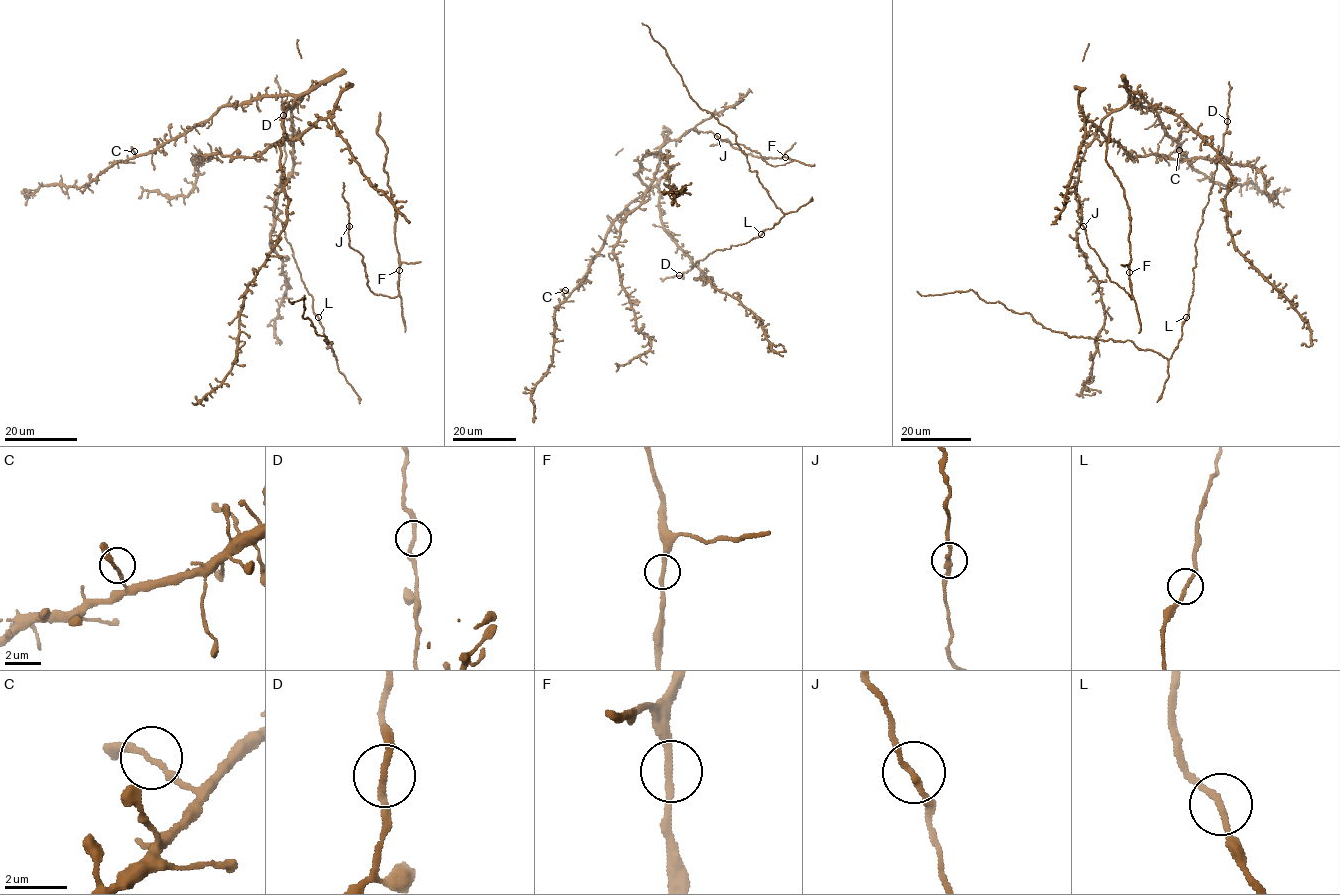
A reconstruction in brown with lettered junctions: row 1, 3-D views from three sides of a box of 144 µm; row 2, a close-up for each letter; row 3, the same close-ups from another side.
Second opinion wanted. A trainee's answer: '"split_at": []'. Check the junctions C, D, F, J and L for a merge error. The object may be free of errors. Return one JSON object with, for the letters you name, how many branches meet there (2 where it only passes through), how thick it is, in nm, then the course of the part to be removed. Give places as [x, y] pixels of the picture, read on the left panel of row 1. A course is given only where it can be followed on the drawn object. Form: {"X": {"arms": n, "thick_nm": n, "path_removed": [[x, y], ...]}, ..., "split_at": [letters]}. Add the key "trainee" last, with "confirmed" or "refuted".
{"split_at": [], "trainee": "confirmed"}

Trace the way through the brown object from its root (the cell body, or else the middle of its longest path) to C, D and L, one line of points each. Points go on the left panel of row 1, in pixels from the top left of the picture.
C: (299, 103), (311, 88), (298, 94), (261, 95), (238, 105), (225, 104), (148, 153), (136, 155), (134, 151)
D: (299, 103), (289, 107), (294, 141), (292, 151), (287, 154), (283, 115)
L: (299, 103), (289, 107), (292, 151), (286, 155), (281, 168), (273, 214), (282, 225), (318, 317)

